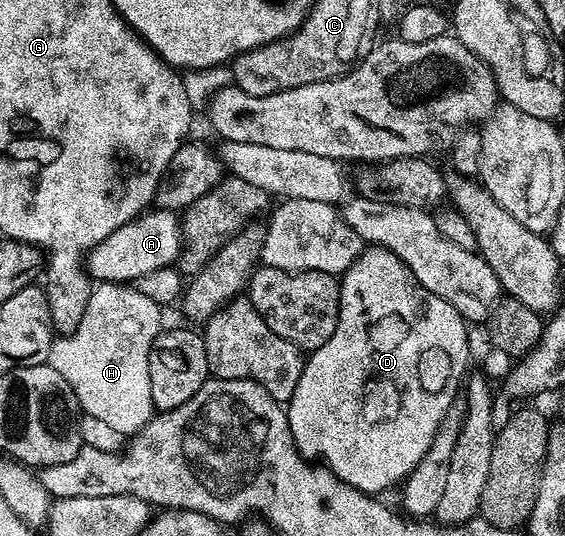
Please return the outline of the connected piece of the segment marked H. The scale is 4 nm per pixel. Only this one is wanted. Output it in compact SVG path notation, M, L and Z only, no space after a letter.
M107 281L98 284L87 303L87 311L83 314L78 329L71 334L58 336L49 348L48 365L55 367L67 383L71 383L71 391L75 391L75 399L81 405L81 412L87 416L95 416L106 422L113 430L126 435L135 435L155 416L151 399L151 379L149 378L149 356L158 333L162 332L162 306L155 304L147 295L143 295L132 284Z

